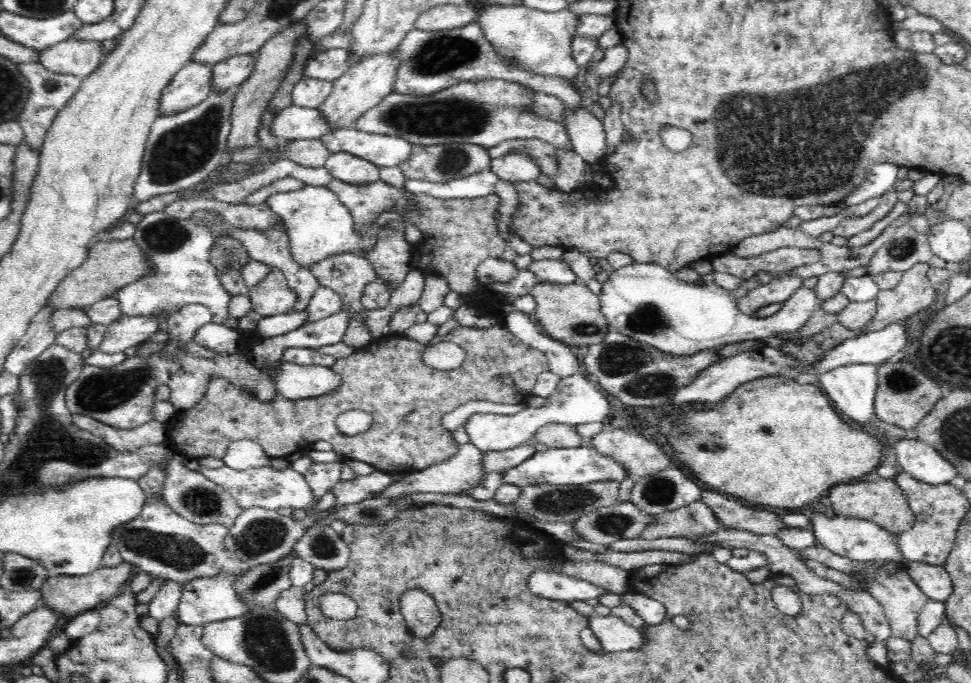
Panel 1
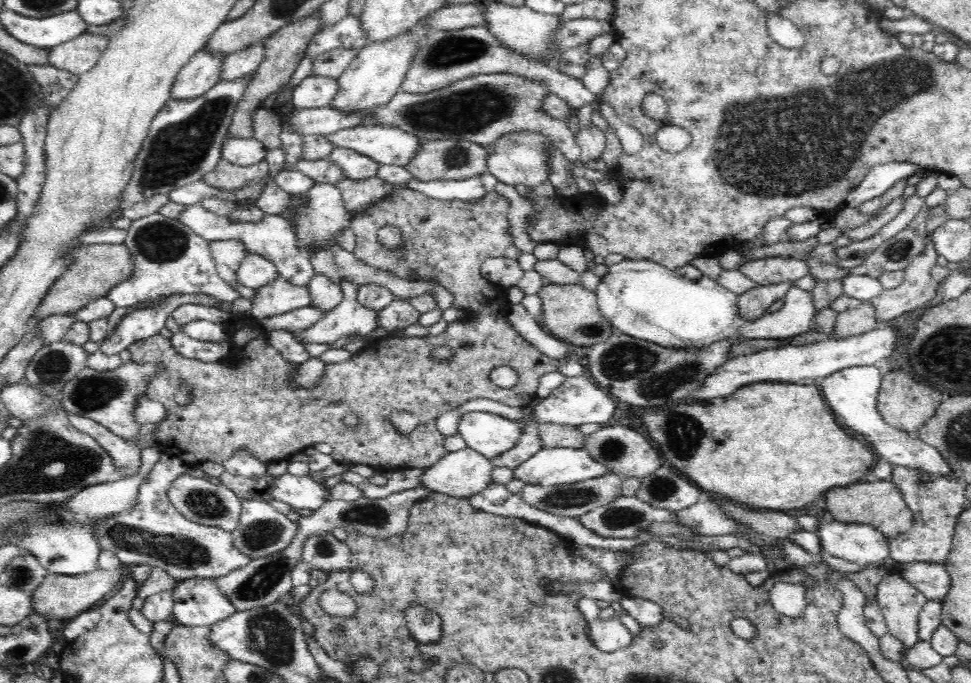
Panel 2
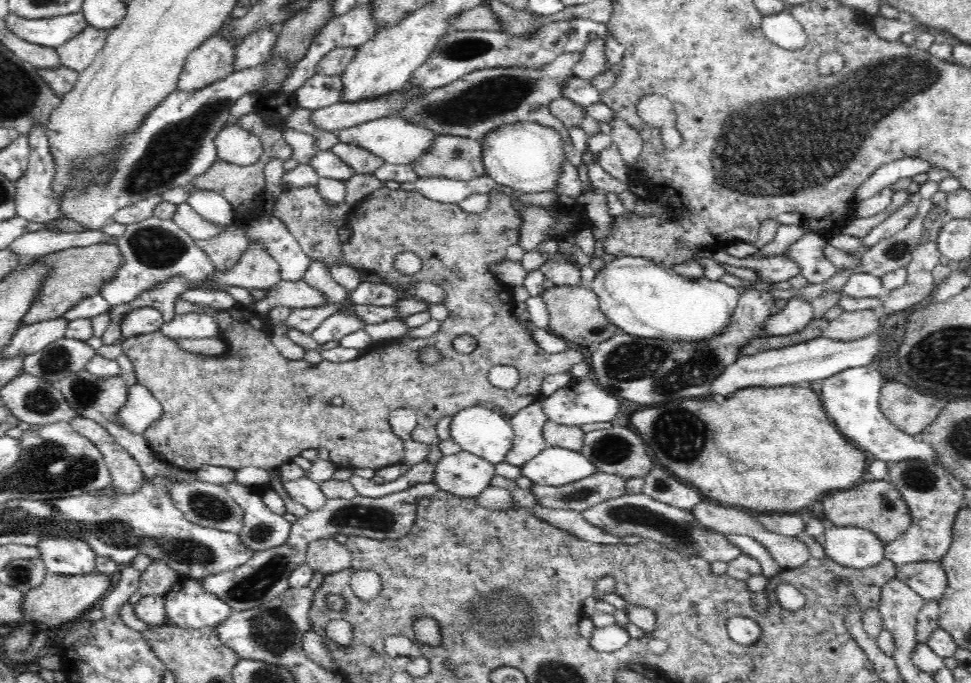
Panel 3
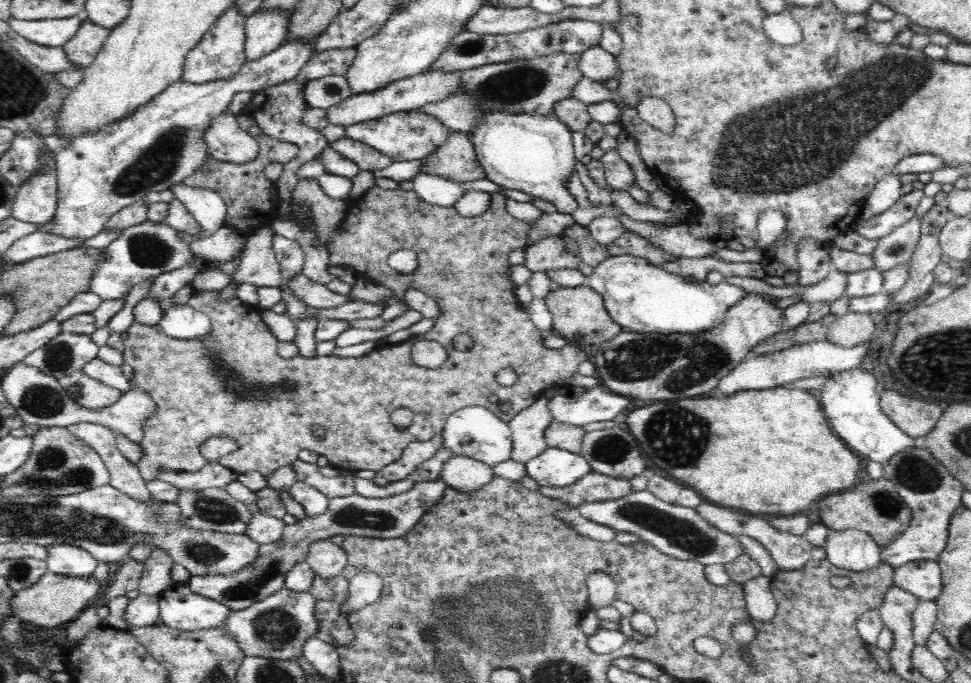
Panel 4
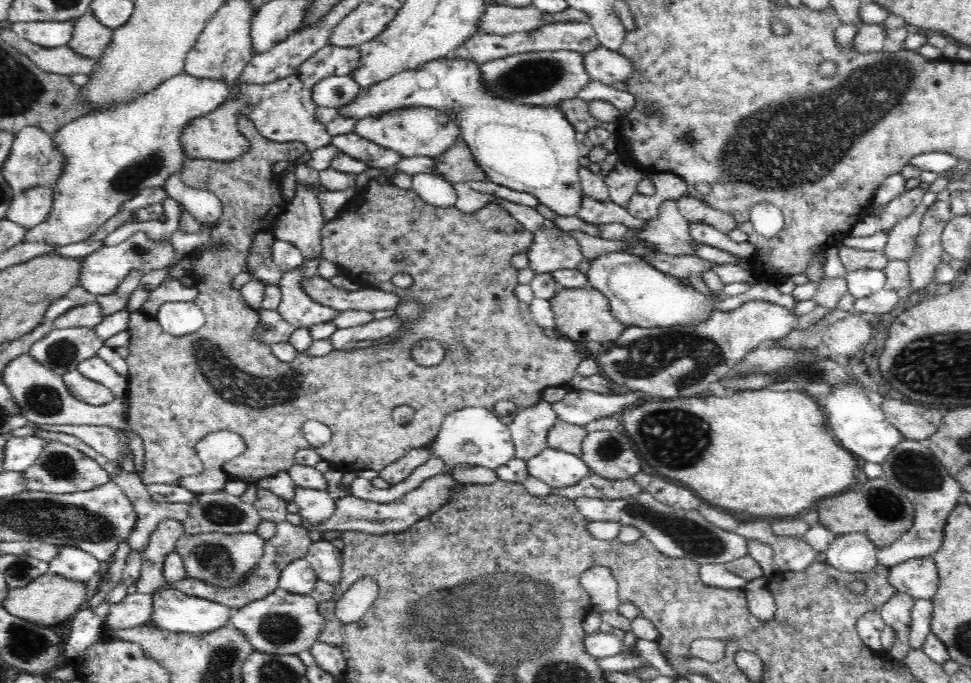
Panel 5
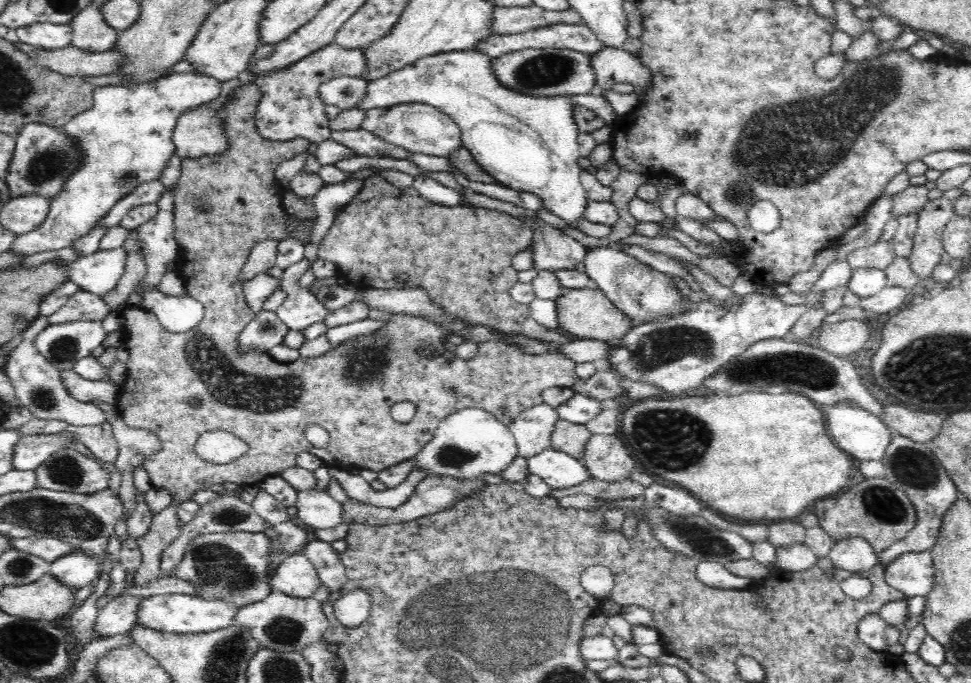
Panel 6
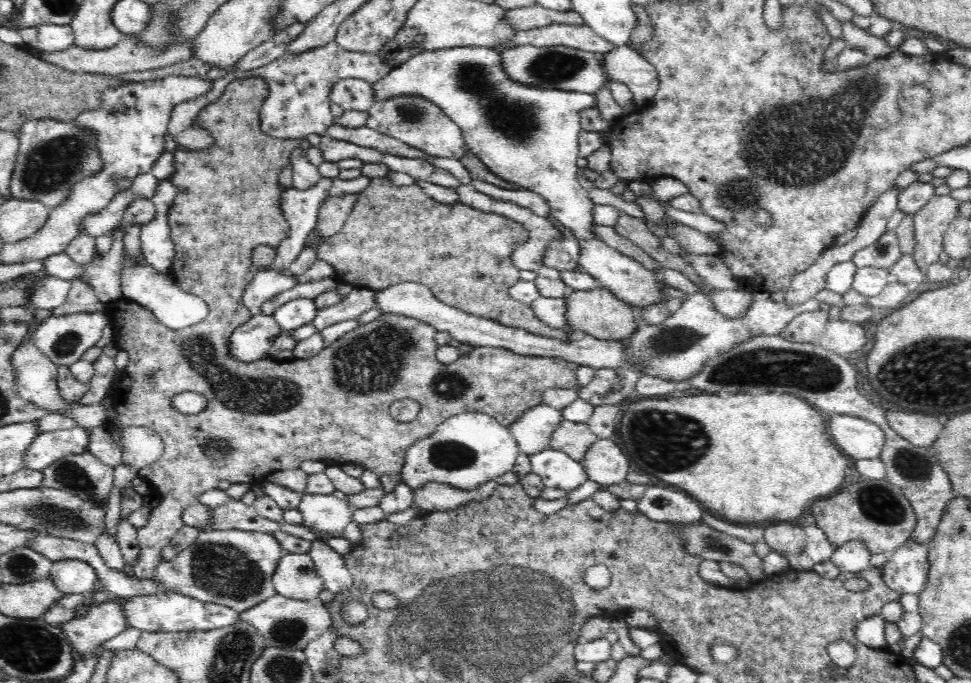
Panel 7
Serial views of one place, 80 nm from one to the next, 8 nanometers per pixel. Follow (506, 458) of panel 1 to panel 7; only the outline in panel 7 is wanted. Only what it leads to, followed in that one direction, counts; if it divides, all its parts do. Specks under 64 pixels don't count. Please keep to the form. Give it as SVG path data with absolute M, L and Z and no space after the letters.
M542 402L522 412L518 420L515 420L509 426L509 429L519 444L519 450L526 454L534 455L549 448L552 433L563 420L563 414L560 410Z

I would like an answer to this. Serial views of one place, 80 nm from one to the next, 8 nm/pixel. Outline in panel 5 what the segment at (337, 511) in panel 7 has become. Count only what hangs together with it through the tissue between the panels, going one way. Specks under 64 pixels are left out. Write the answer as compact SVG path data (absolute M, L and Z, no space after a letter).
M296 488L295 503L300 510L298 511L303 521L308 521L314 526L326 524L327 520L336 511L336 502L329 496L327 490L313 490L312 488Z

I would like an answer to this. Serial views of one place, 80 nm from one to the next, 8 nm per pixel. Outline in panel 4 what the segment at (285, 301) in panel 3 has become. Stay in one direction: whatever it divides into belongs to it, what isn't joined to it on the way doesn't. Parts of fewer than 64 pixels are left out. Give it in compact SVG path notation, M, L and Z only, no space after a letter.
M303 270L298 272L289 285L299 298L314 308L338 308L343 304L358 301L351 294L334 292L326 284L308 278Z

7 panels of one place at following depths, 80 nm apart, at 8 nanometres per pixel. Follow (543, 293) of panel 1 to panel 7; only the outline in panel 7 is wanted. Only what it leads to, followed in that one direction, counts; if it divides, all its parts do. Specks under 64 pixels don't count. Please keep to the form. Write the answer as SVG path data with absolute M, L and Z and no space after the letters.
M602 286L594 290L574 291L567 297L566 318L572 328L600 340L628 340L638 329L634 307L618 298L609 288Z

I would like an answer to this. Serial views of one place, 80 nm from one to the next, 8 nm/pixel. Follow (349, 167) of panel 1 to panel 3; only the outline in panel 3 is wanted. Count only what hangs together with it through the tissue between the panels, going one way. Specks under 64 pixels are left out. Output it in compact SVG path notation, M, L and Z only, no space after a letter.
M338 142L331 149L338 158L349 164L356 174L373 174L386 163L381 156L376 156L354 143Z

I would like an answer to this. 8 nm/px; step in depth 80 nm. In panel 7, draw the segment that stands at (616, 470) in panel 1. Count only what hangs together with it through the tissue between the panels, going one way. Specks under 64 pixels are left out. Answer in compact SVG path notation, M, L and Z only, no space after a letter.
M552 448L531 455L531 468L546 488L558 488L564 493L579 488L589 480L584 465L561 450Z

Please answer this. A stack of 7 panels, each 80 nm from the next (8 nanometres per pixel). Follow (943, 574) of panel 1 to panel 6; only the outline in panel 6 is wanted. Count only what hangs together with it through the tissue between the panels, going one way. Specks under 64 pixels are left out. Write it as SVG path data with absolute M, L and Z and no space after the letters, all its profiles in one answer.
M902 552L898 558L885 565L885 581L892 588L903 592L905 596L924 596L926 597L934 586L934 563L930 552Z

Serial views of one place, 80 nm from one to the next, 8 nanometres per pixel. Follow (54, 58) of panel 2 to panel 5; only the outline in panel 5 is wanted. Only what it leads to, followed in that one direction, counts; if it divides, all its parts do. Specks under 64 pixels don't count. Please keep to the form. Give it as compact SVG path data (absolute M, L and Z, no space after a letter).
M92 8L74 22L74 33L69 46L78 55L88 59L100 59L104 56L108 44L112 42L114 30L98 21L92 13Z

